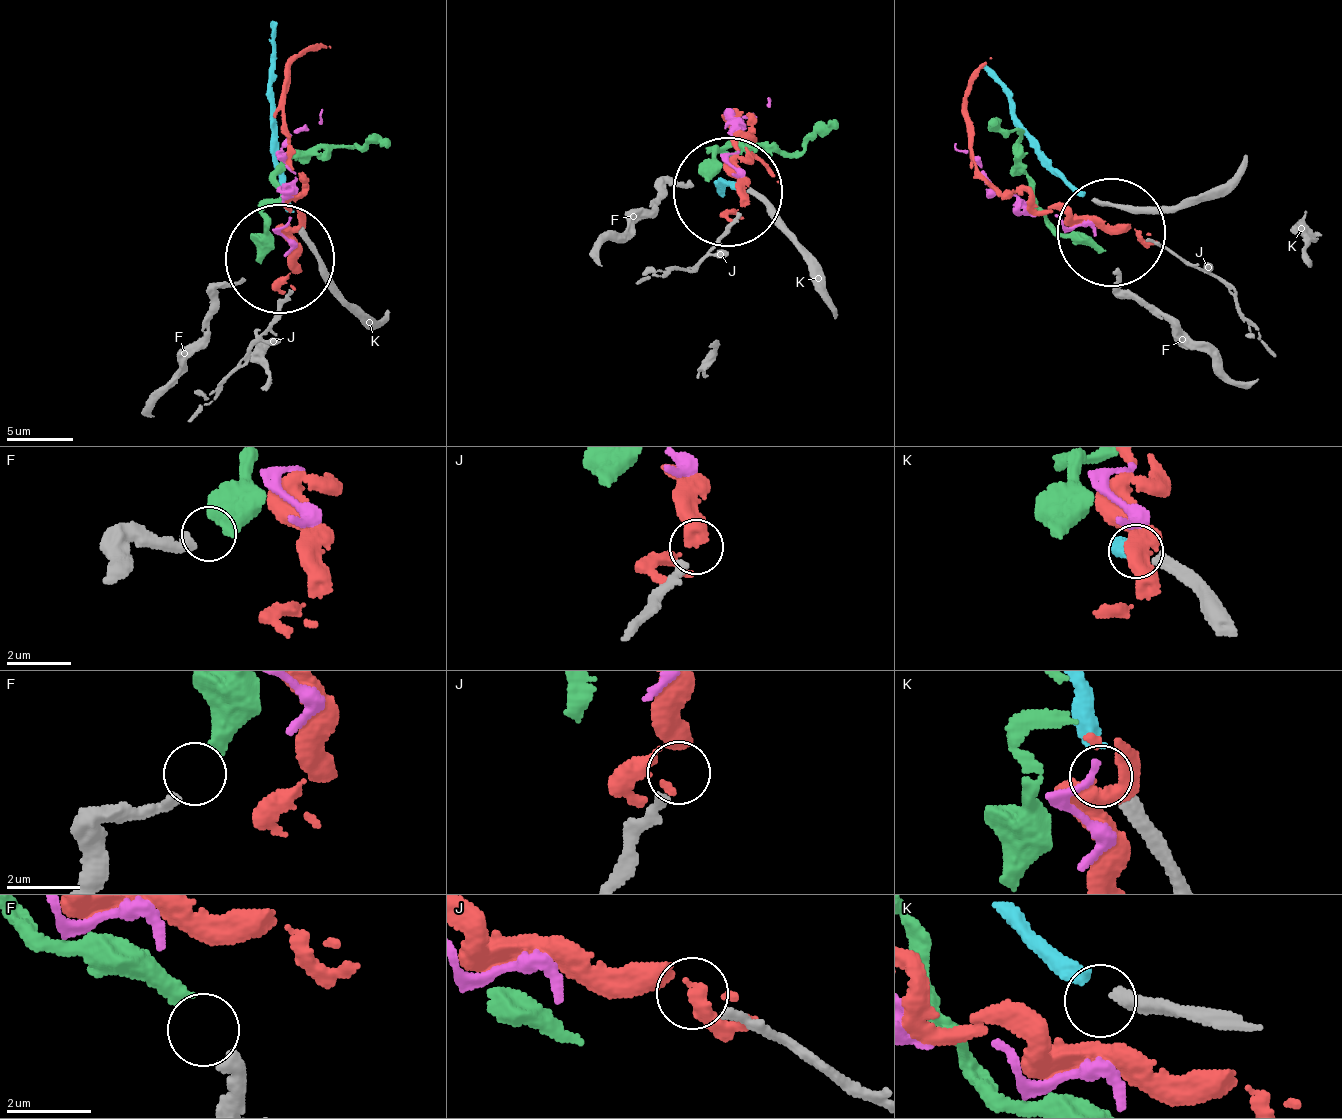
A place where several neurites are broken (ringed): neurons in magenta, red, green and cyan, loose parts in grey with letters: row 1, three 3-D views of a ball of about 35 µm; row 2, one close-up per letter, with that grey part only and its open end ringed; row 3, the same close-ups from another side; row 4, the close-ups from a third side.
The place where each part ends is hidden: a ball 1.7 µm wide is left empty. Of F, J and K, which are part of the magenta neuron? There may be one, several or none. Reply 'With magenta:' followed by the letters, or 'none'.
With magenta: none

